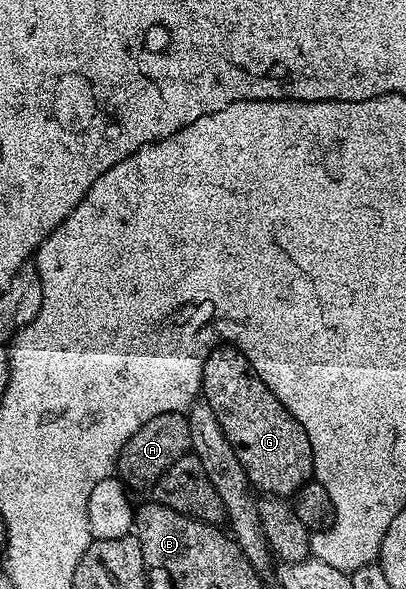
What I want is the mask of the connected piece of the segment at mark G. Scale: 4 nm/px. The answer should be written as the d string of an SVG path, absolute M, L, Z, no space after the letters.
M218 345L209 351L200 383L203 400L214 411L218 427L222 427L230 447L234 447L234 455L238 455L238 463L242 463L253 490L270 497L291 498L313 476L310 439L306 439L306 431L296 422L294 415L278 403L270 387L266 387L266 383L262 383L262 379L252 372L247 356L232 345Z

